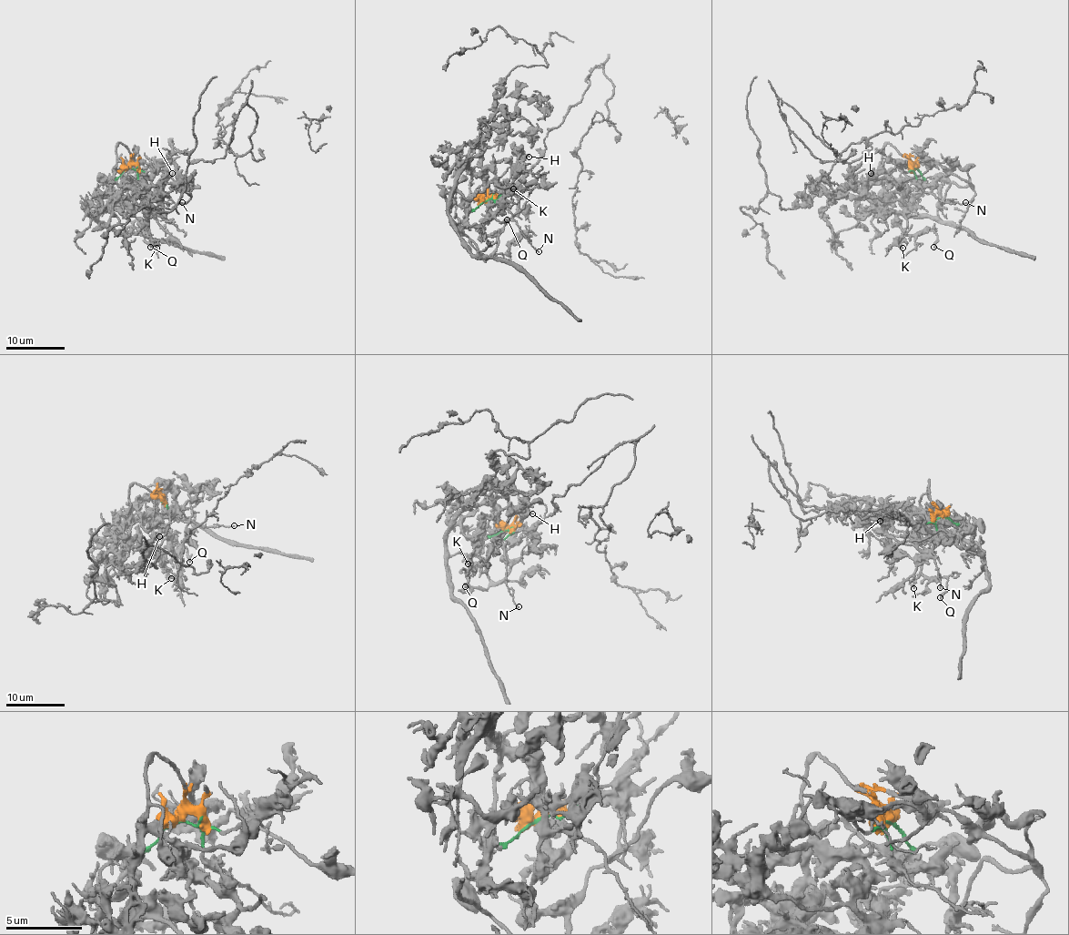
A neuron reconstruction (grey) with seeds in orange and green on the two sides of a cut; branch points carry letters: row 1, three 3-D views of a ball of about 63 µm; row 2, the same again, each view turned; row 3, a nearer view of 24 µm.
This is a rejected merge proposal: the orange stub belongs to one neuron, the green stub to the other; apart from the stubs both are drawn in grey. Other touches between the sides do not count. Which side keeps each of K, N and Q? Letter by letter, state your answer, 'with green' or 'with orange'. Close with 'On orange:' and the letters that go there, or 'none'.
K: with orange
N: with green
Q: with orange
On orange: K, Q

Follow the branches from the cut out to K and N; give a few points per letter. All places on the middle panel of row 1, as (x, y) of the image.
K: (485, 202), (486, 183), (473, 168), (468, 170), (457, 185), (466, 198), (479, 195), (490, 183), (512, 188)
N: (485, 202), (492, 199), (508, 210), (519, 231), (539, 251)

